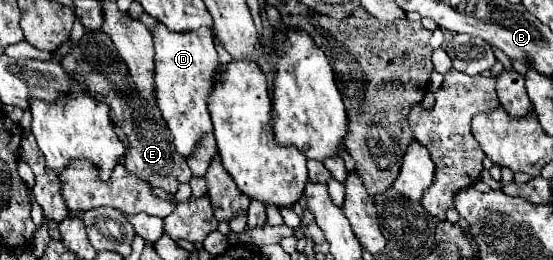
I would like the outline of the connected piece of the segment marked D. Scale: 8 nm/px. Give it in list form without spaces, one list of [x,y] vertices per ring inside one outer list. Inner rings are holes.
[[[163,24],[153,30],[155,42],[155,92],[157,106],[173,134],[177,152],[189,158],[205,134],[211,132],[209,98],[217,70],[221,68],[219,54],[213,44],[213,32],[199,28],[197,32],[171,32]]]

